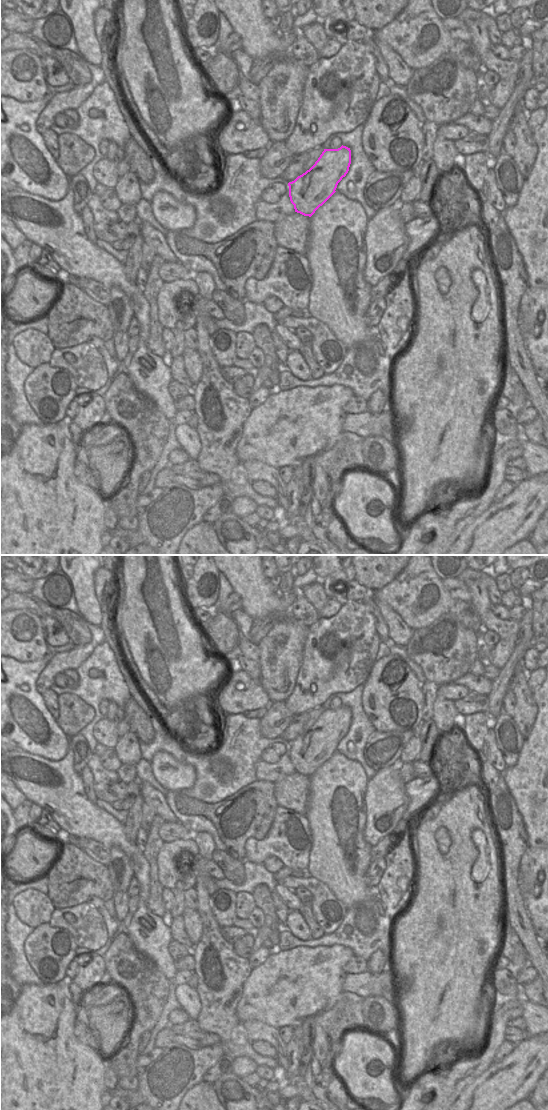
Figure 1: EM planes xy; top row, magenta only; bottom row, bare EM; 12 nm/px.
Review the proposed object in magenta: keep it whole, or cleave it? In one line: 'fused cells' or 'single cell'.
single cell

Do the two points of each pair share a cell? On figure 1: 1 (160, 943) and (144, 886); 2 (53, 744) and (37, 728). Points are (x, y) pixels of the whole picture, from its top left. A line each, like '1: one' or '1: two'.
1: one
2: one

